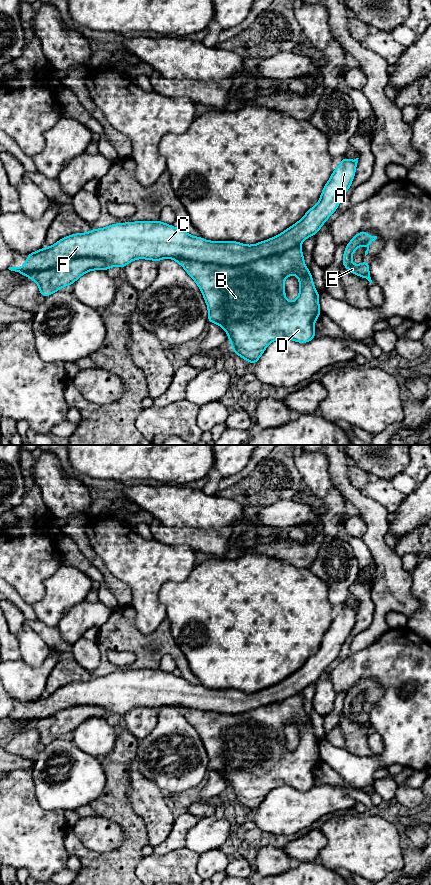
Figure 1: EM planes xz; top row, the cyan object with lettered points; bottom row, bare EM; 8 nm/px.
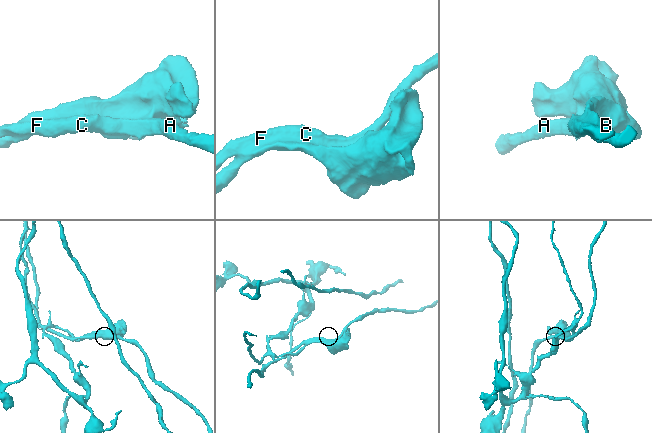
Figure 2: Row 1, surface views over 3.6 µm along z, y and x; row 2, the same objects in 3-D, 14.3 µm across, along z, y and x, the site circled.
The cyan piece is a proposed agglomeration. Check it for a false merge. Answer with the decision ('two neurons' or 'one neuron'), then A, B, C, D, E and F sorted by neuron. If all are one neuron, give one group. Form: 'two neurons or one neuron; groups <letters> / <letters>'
two neurons; groups A C F / B D E

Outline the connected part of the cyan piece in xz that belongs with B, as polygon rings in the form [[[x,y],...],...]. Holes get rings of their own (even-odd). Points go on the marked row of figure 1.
[[[301,246],[239,266],[204,264],[178,257],[172,259],[182,265],[199,286],[208,306],[208,322],[221,326],[228,334],[234,353],[252,365],[274,340],[288,338],[307,343],[315,338],[314,323],[321,315],[320,295],[304,263]],[[291,274],[298,277],[300,292],[295,301],[288,302],[284,281]]]

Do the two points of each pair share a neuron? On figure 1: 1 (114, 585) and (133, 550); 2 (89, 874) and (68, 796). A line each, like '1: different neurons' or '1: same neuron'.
1: different neurons
2: different neurons

